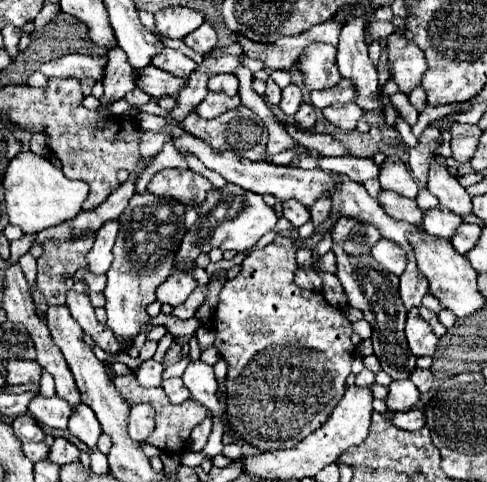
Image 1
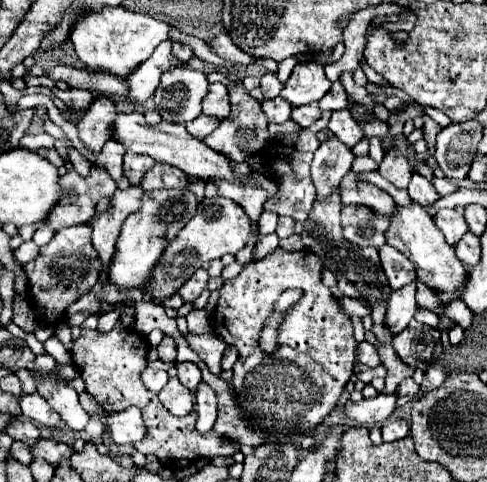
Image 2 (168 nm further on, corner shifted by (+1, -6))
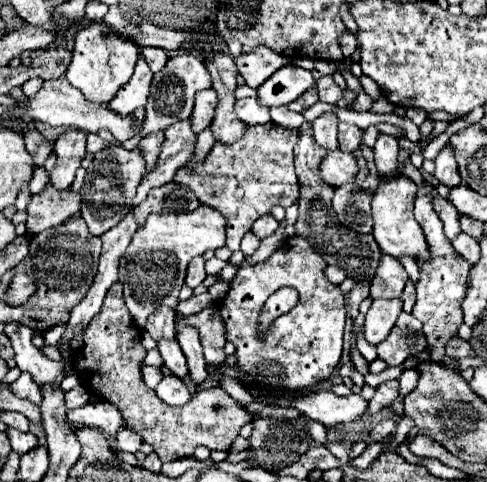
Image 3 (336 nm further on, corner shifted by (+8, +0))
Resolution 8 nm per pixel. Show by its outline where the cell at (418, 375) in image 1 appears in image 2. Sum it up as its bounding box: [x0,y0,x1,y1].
[397,378,421,408]

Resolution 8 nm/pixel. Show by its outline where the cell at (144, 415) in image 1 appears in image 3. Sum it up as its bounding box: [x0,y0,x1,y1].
[66,400,122,436]

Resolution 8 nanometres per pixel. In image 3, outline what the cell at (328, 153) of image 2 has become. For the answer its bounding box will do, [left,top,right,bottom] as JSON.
[312,118,338,150]

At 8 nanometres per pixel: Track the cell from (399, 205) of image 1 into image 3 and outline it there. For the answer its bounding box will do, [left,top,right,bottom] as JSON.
[320,152,358,186]

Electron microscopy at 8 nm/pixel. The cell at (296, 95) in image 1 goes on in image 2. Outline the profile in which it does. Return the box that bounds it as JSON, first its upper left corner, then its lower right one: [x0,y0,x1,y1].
[261,96,293,124]

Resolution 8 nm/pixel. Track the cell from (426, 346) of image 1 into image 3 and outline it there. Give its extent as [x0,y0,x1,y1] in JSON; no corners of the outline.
[376,312,426,366]

